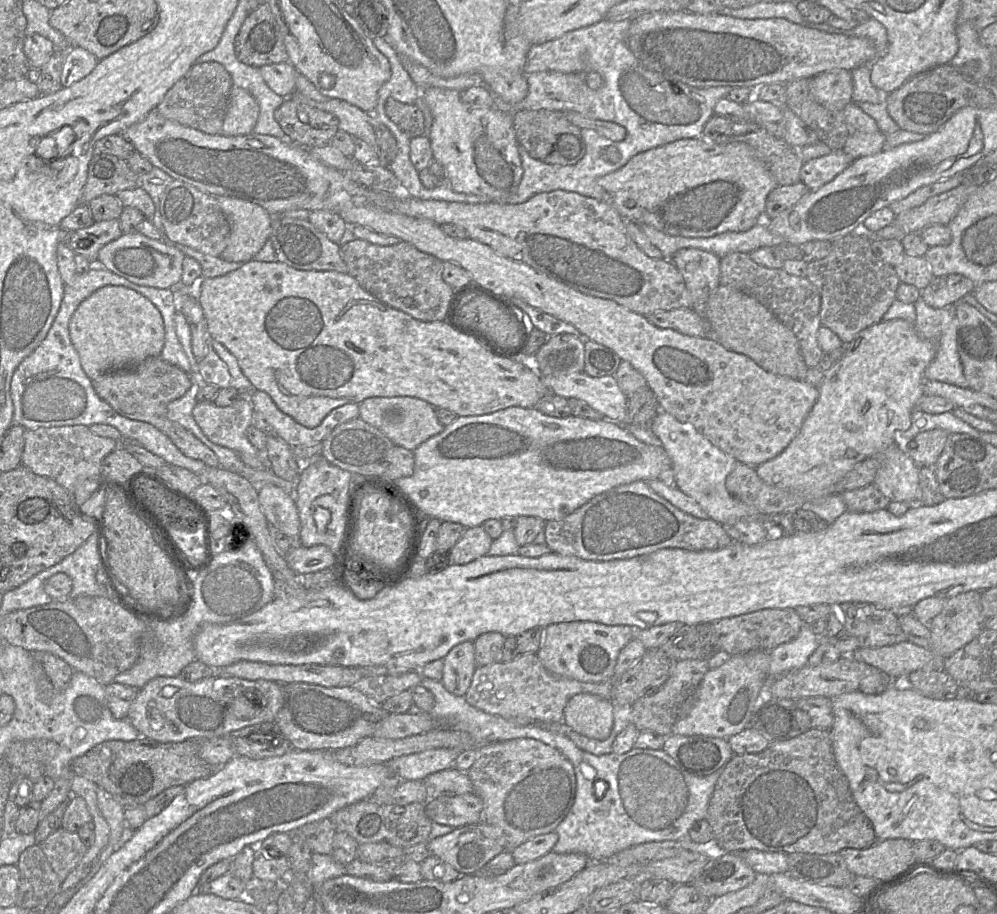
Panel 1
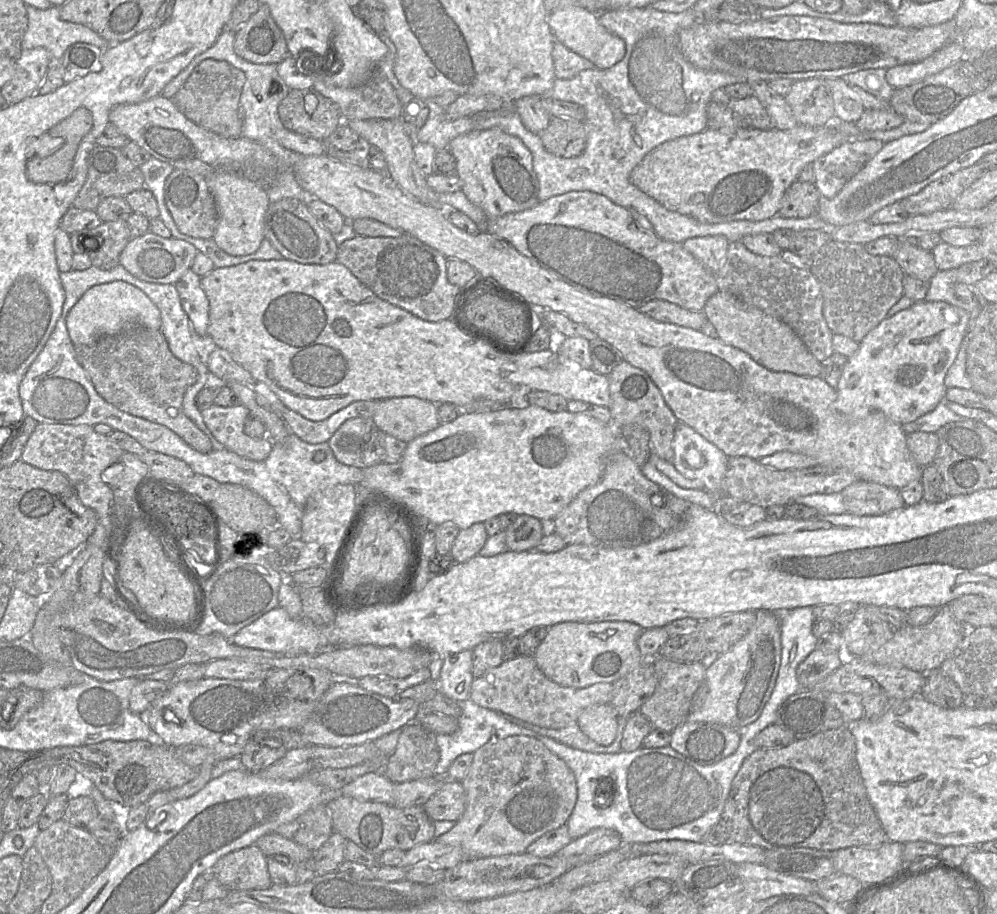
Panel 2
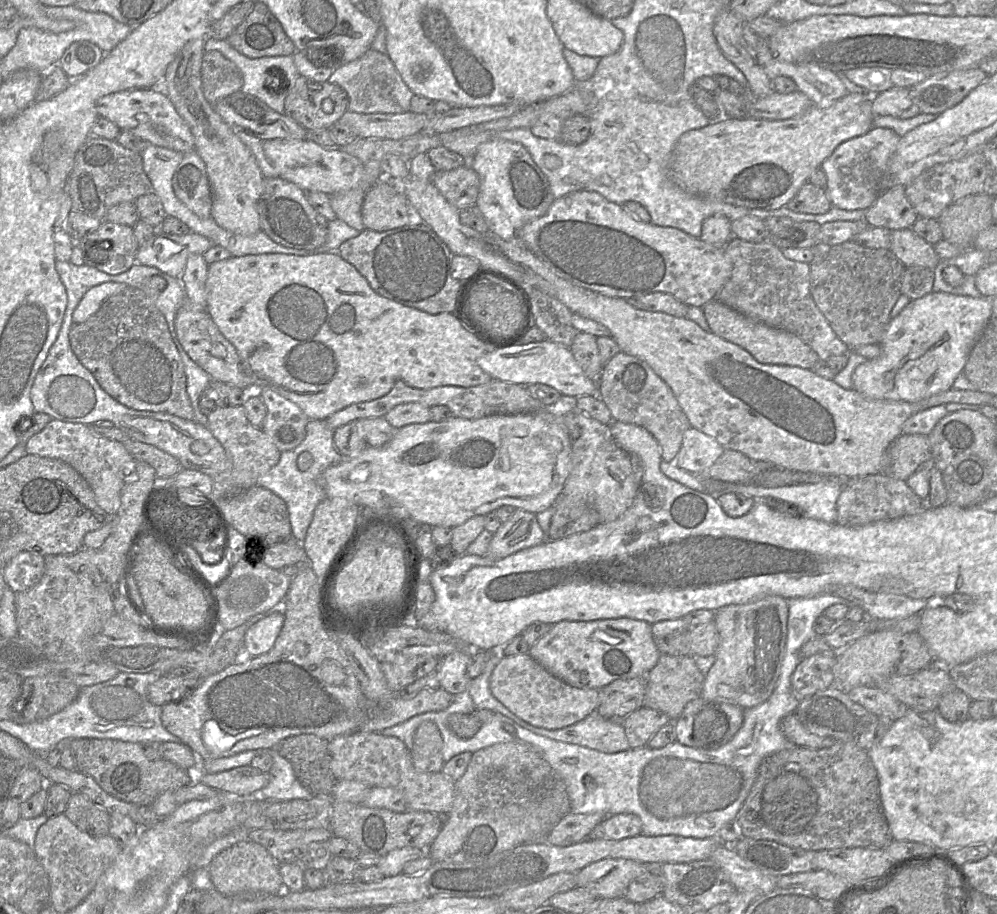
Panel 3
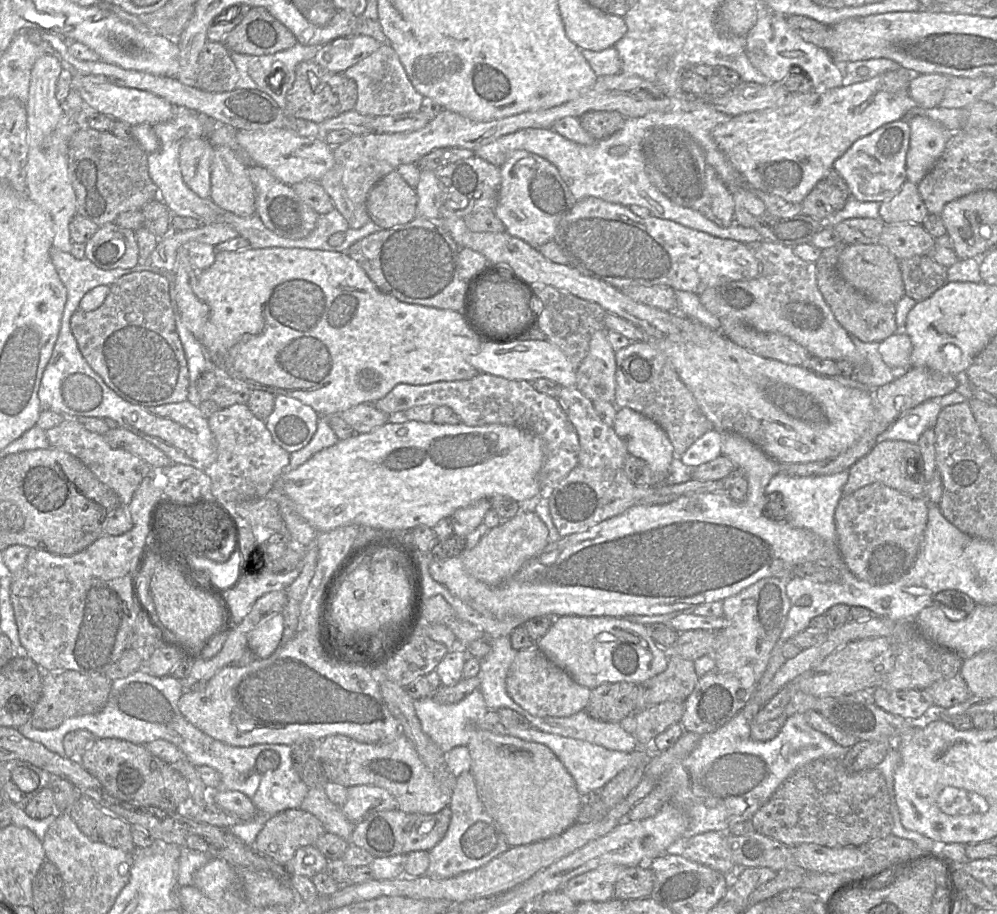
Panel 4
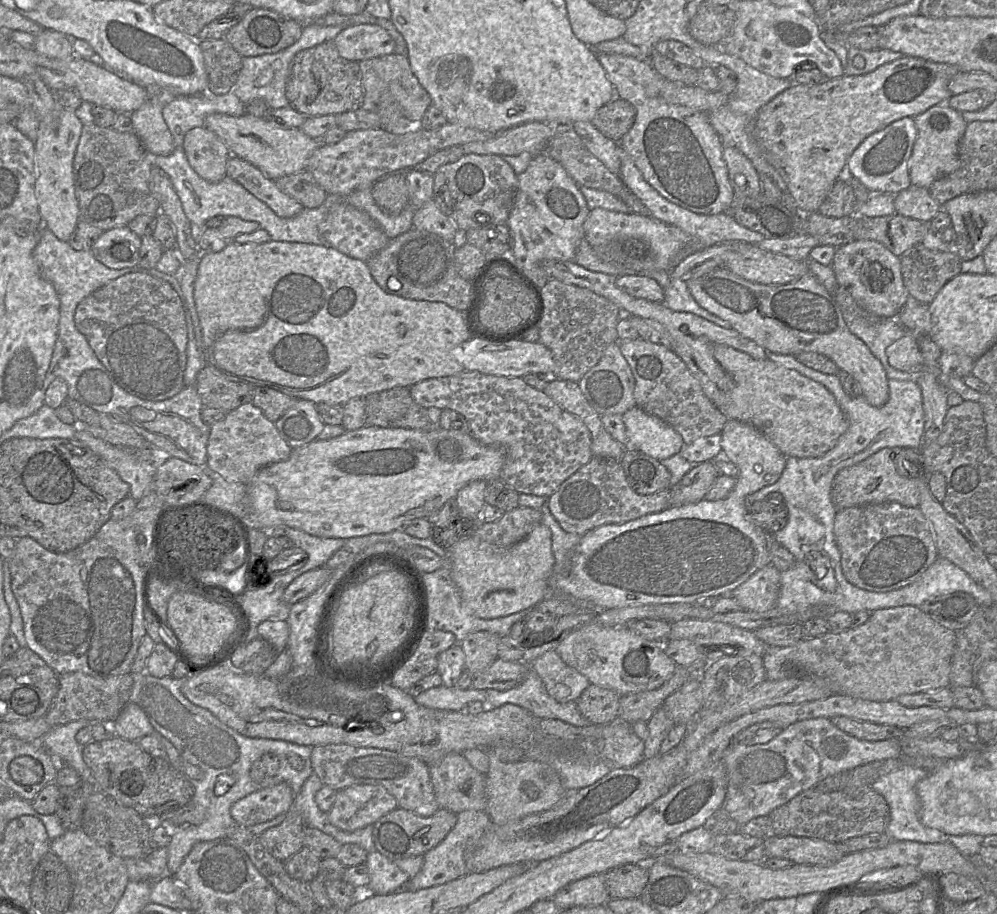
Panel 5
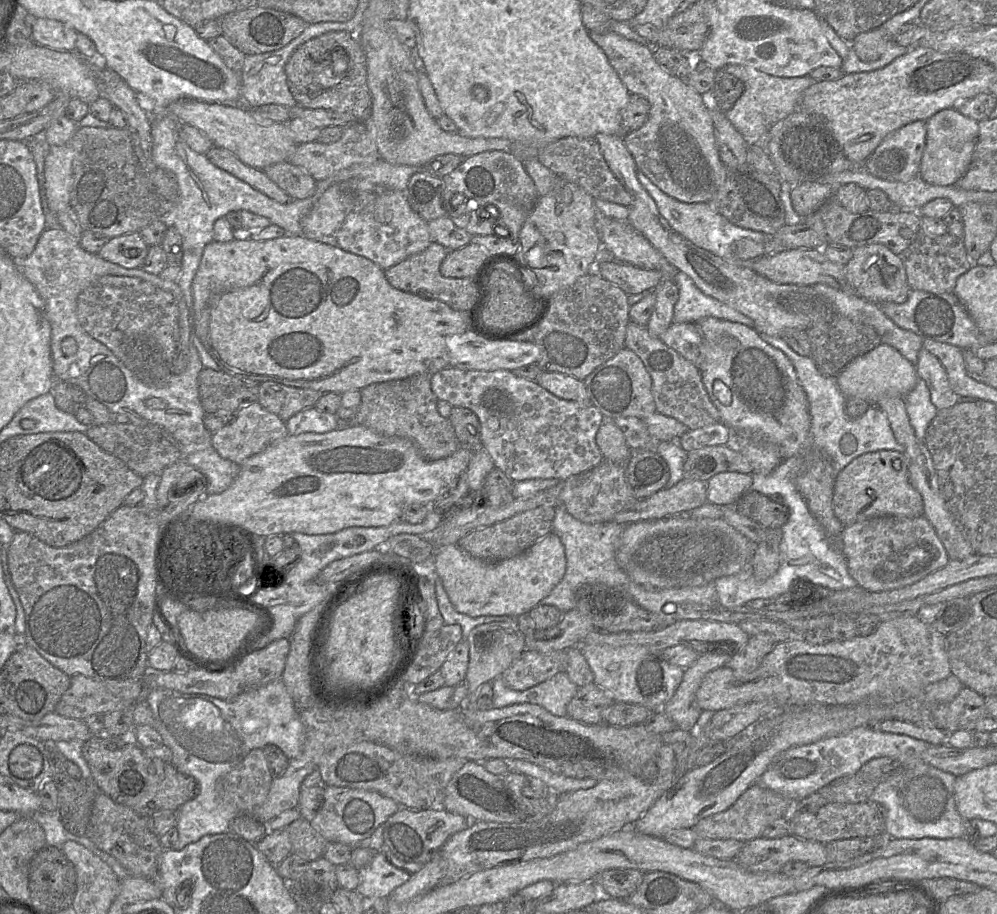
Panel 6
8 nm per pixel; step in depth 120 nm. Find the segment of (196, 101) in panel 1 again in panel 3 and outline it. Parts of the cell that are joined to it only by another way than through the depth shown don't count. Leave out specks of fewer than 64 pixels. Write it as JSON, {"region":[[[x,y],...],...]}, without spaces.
{"region":[[[217,50],[203,54],[201,80],[203,94],[211,105],[240,91],[243,86],[243,75],[238,66]]]}

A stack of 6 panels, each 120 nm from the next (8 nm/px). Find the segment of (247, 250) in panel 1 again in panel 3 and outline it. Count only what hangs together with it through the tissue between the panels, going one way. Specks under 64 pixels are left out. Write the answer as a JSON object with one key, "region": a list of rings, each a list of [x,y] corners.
{"region":[[[208,36],[190,40],[169,64],[160,87],[179,116],[189,126],[195,149],[206,166],[212,192],[211,216],[225,230],[251,235],[260,230],[259,200],[264,176],[251,151],[239,140],[205,98],[202,90],[201,65]]]}

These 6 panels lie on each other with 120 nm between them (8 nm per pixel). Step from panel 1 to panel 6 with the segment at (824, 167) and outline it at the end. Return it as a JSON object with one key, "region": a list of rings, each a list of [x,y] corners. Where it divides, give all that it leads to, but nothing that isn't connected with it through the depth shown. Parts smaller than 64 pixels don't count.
{"region":[[[926,121],[907,124],[888,135],[861,165],[860,170],[893,182],[907,182],[919,175],[921,159],[926,143]]]}

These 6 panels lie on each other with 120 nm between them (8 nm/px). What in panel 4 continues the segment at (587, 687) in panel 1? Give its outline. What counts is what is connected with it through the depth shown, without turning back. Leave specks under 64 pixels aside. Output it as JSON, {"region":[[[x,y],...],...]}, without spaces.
{"region":[[[537,647],[517,652],[506,676],[508,695],[529,714],[537,717],[566,717],[583,711],[591,690],[575,682],[562,668],[552,663]]]}

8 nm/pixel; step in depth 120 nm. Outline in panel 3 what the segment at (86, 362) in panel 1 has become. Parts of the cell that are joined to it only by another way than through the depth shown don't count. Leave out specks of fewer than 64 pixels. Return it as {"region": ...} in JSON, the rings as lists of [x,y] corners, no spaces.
{"region":[[[105,282],[89,289],[72,314],[73,324],[85,322],[99,310],[107,298],[122,292],[127,287],[125,283]]]}

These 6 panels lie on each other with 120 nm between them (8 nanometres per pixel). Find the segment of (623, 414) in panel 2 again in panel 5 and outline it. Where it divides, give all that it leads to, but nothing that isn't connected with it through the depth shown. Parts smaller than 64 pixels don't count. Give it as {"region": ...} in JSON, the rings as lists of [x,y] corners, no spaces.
{"region":[[[640,337],[620,341],[620,351],[635,380],[636,407],[672,426],[682,436],[685,445],[722,432],[728,419],[706,397],[698,380],[673,351]]]}

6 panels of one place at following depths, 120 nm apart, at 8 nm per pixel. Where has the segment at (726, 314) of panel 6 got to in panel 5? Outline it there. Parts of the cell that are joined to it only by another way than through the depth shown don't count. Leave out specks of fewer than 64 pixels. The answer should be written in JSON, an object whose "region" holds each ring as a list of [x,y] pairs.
{"region":[[[668,271],[640,272],[655,279],[664,289],[663,304],[677,312],[688,312],[700,316],[720,327],[730,329],[730,324],[702,308],[693,298],[684,279],[671,279]]]}

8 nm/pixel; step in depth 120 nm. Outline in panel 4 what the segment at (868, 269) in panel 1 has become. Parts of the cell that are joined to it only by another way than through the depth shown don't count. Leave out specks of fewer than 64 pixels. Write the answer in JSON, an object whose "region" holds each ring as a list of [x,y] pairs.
{"region":[[[846,244],[822,250],[816,265],[817,286],[825,302],[833,312],[838,323],[850,334],[862,342],[882,342],[897,332],[895,319],[896,305],[876,302],[848,284],[840,275],[837,264]]]}

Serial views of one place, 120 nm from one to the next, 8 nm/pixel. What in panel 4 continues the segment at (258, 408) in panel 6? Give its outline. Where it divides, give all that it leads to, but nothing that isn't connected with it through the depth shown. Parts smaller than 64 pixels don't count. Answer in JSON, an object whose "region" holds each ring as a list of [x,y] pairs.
{"region":[[[234,404],[214,413],[208,424],[217,446],[215,461],[204,470],[211,479],[211,496],[222,503],[269,496],[274,481],[289,463],[290,453],[273,441],[265,422],[255,417],[246,404]]]}

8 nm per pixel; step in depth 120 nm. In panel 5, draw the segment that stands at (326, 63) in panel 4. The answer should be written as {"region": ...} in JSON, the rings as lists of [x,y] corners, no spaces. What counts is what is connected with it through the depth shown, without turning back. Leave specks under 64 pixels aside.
{"region":[[[362,23],[344,28],[333,39],[339,54],[351,61],[361,61],[395,50],[391,35],[380,25]]]}

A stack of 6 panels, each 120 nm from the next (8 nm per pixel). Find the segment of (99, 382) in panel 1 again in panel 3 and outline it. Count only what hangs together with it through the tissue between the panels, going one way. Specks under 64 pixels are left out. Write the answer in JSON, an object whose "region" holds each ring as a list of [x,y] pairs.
{"region":[[[153,276],[144,280],[139,288],[128,286],[122,292],[107,298],[99,310],[85,322],[73,324],[69,340],[71,348],[101,388],[124,406],[150,412],[167,413],[194,421],[193,409],[187,395],[184,364],[173,342],[165,317],[156,307],[156,299],[166,287],[166,280]]]}

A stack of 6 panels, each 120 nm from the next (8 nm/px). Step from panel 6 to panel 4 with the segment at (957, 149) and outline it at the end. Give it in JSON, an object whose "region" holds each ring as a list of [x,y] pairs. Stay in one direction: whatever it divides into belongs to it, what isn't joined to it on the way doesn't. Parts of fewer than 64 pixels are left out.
{"region":[[[924,116],[909,120],[911,137],[906,159],[906,178],[918,185],[941,157],[953,132]]]}

